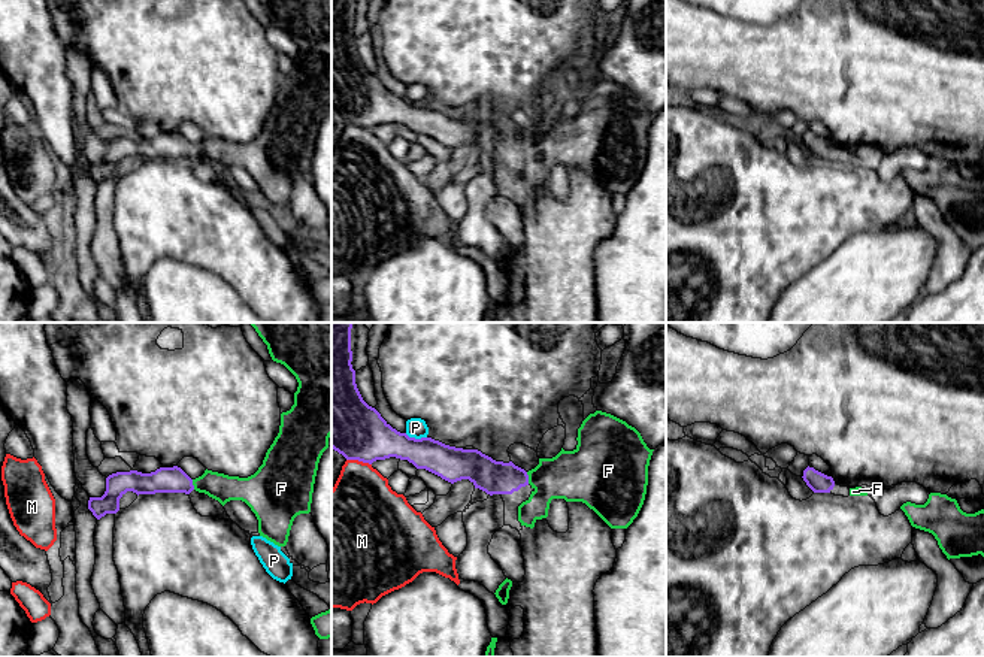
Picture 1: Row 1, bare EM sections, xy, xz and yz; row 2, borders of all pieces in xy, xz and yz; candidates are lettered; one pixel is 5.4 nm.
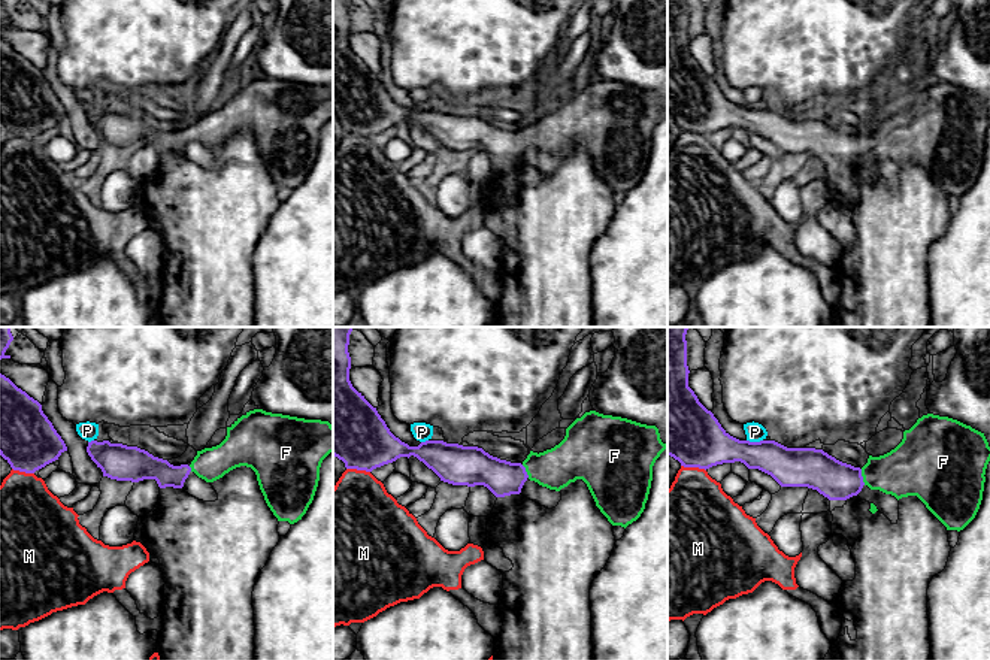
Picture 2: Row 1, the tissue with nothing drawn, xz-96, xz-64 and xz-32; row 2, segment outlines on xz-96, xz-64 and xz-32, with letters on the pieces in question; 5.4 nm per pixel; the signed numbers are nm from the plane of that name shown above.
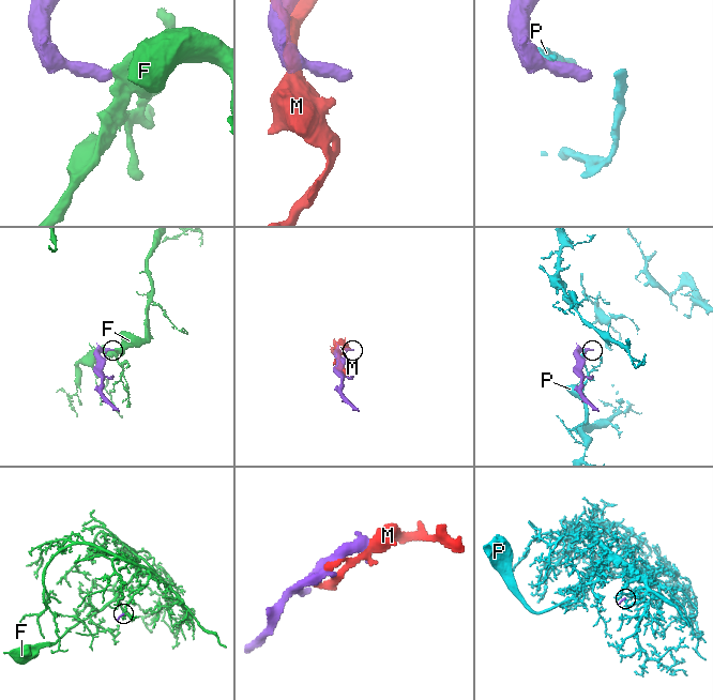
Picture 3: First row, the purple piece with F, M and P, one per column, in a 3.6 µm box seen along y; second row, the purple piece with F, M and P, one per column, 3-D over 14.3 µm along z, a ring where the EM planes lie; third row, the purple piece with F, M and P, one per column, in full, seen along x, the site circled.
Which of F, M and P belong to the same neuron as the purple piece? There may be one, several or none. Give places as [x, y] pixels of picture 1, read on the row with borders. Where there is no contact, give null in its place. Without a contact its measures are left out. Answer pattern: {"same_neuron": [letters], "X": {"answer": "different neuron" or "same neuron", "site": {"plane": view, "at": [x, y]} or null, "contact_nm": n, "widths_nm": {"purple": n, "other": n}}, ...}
{"same_neuron": ["F"], "F": {"answer": "same neuron", "site": {"plane": "xz", "at": [527, 478]}, "contact_nm": 70, "widths_nm": {"purple": 180, "other": 280}}, "M": {"answer": "different neuron", "site": {"plane": "xz", "at": [359, 460]}, "contact_nm": 140, "widths_nm": {"purple": 320, "other": 380}}, "P": {"answer": "different neuron", "site": {"plane": "xz", "at": [414, 438]}, "contact_nm": 120, "widths_nm": {"purple": 260, "other": 110}}}

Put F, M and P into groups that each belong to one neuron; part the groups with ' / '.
F / M / P

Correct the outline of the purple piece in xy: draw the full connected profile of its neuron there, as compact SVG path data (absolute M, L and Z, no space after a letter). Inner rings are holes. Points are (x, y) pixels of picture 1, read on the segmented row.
M249 323L267 345L273 361L284 364L297 379L294 405L281 414L279 433L266 452L258 470L248 476L228 476L205 470L191 479L181 467L160 467L151 473L137 470L116 472L106 478L106 491L102 497L90 497L88 509L100 520L106 514L119 511L119 499L133 491L139 494L205 493L222 506L230 500L245 502L258 520L258 533L278 547L288 542L293 521L300 514L311 512L312 493L318 463L328 448L331 436L331 323Z

